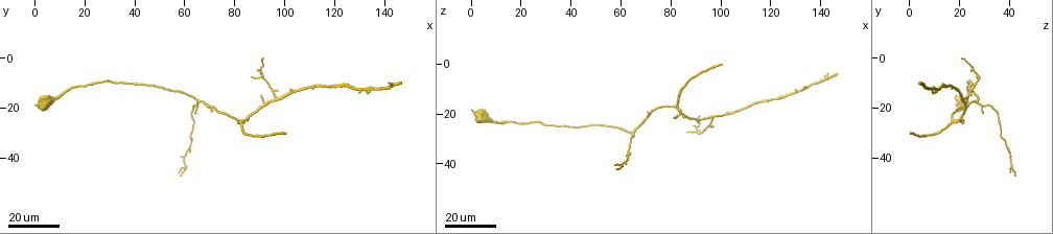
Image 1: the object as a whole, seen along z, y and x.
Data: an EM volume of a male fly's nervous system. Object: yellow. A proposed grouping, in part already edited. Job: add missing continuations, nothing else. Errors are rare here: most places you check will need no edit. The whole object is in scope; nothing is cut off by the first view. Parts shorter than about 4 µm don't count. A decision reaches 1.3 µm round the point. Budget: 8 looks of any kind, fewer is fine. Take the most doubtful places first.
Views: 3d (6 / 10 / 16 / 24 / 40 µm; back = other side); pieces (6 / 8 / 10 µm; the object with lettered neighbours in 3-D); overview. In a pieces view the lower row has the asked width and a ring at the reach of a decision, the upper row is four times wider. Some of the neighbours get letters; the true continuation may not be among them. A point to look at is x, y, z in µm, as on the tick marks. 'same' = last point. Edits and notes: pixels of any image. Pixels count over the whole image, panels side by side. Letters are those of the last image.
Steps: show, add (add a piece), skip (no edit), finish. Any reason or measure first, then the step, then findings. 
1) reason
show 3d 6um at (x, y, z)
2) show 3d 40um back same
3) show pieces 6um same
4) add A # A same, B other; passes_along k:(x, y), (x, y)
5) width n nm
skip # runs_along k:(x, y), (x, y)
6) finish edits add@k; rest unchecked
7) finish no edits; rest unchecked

branch stops here
show 3d 24um at (100, 30, 0)

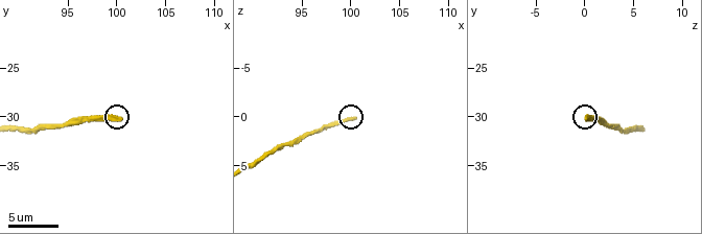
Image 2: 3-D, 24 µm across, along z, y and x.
show pieces 6um at (100.6, 30.2, 0.2)

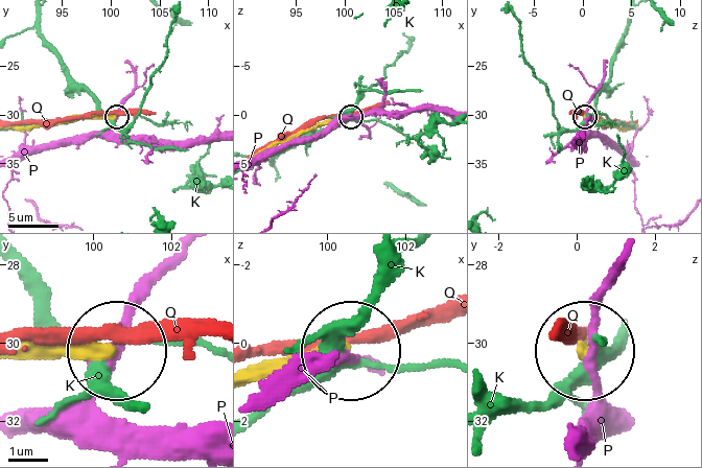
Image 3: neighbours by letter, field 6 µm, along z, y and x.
width 280 nm
skip # K other, P other, Q other; runs_along 3:(17, 125), (29, 127), (39, 123), (116, 115); none of them fits

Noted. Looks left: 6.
tapers out
show 3d 16um at (58, 47, 41)

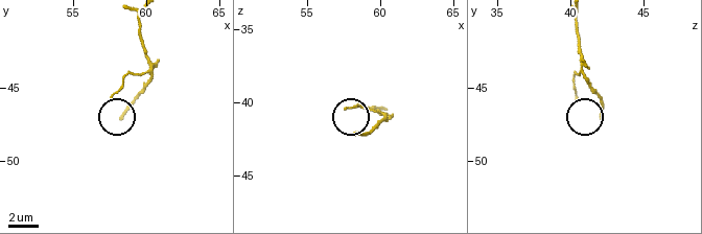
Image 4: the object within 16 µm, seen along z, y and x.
show pieces 8um at (58.4, 47.0, 42.2)

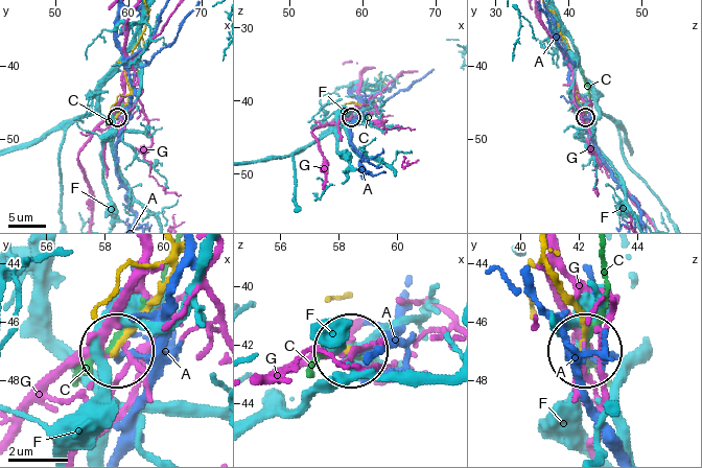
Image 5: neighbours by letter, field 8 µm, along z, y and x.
skip # A other, C other, F other, G other; runs_along 5:(541, 253), (581, 320), (586, 347); none of them fits

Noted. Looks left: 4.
branch stops here
show 3d 16um at (65, 22, 29)

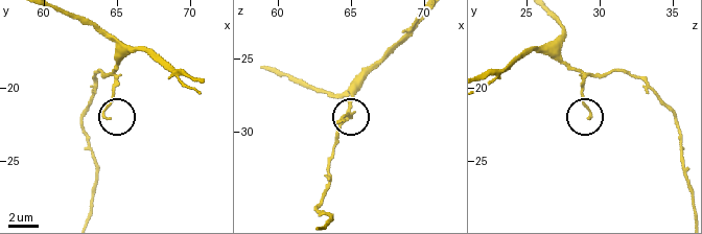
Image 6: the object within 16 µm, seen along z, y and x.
see the neighbours
show pieces 8um at (64.4, 22.0, 29.4)

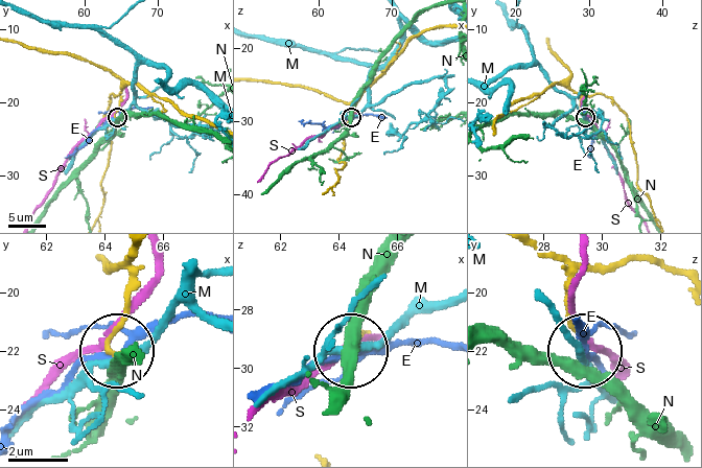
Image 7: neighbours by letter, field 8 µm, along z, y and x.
skip # E other, M other, N other, S other; none of them fits

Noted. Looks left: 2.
branch stops here
show 3d 16um at (147, 9, 4)

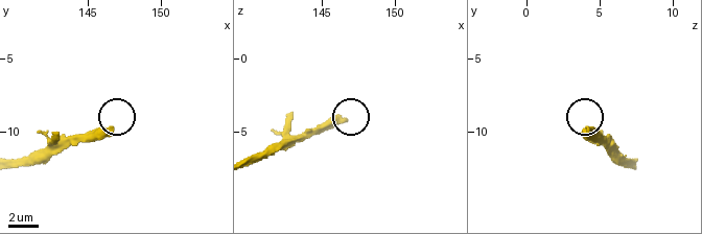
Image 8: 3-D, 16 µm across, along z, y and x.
show pieces 6um at (146.6, 9.8, 4.2)

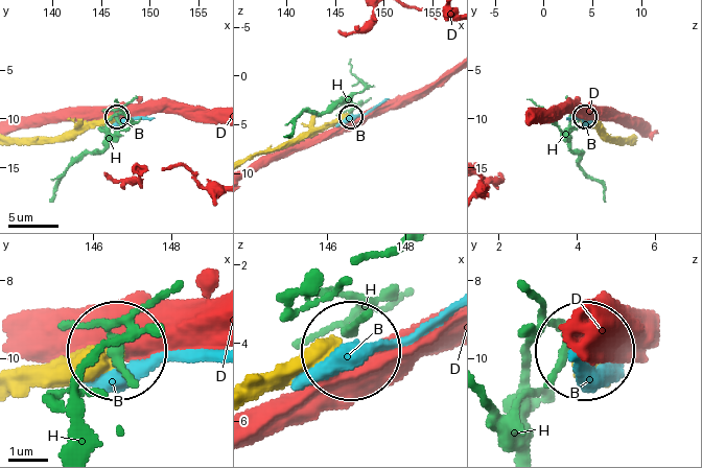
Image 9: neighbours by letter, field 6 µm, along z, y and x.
skip # B other, D other, H other; runs_along 9:(254, 400), (351, 350); none of them fits

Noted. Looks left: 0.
finish no edits; rest unchecked

